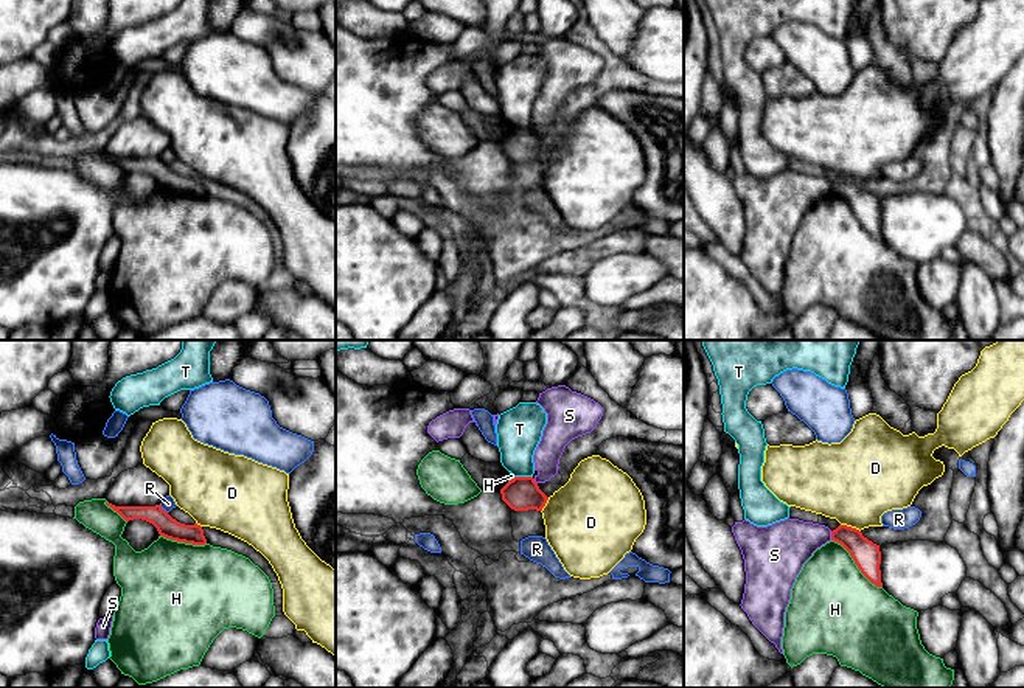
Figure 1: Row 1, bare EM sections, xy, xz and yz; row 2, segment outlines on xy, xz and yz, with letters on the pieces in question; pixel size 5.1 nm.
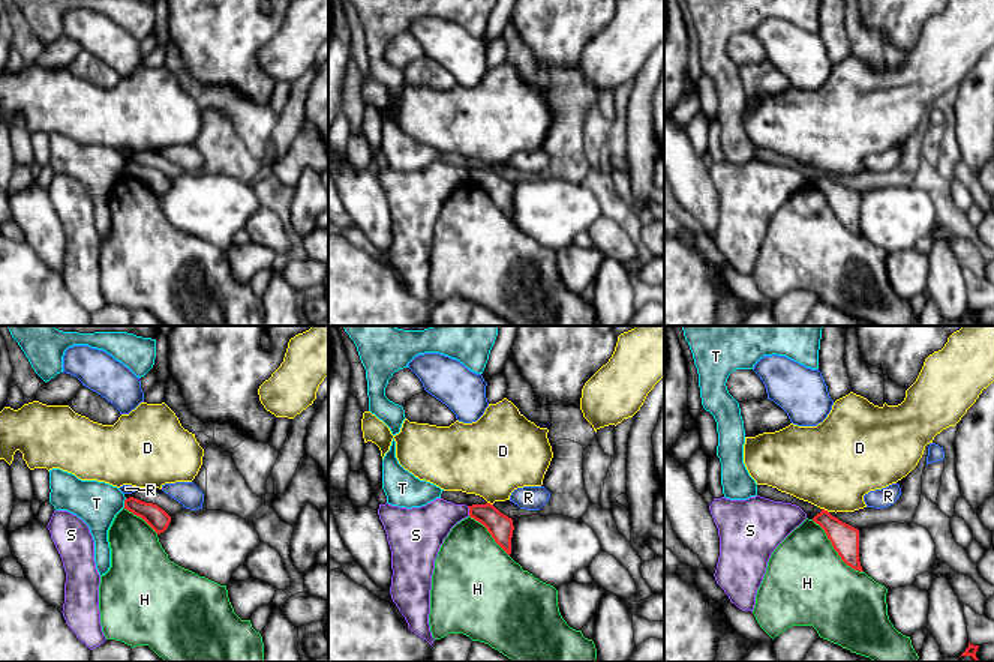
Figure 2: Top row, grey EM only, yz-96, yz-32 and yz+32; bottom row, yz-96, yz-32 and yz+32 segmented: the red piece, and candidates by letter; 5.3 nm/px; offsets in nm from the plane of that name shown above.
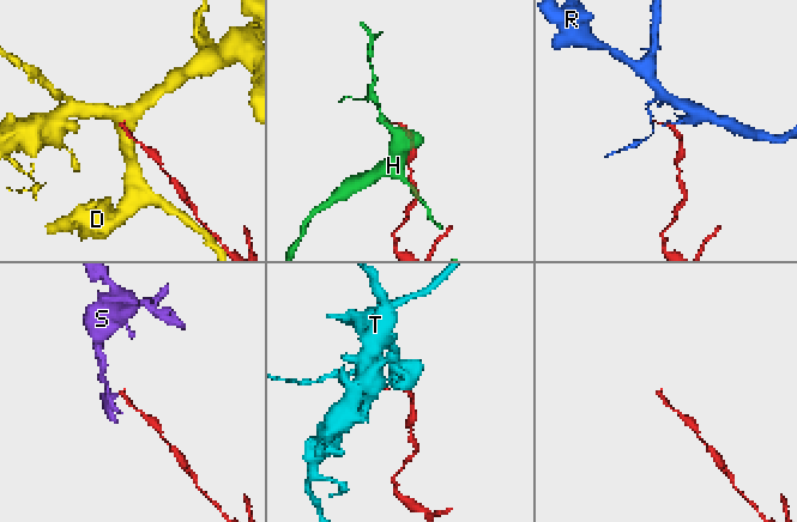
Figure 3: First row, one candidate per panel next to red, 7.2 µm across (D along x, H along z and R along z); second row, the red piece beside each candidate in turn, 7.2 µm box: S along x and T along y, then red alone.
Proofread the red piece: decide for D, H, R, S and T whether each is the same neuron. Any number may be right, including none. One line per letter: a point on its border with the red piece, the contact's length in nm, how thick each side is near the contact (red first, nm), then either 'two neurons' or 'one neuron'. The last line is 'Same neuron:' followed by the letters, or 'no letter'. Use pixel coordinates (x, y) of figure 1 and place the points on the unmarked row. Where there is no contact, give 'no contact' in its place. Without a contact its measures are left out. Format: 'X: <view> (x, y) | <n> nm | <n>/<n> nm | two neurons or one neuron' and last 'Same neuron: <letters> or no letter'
D: yz (850, 179) | 110 nm | 140/440 nm | two neurons
H: yz (855, 215) | 360 nm | 140/440 nm | two neurons
R: xy (163, 162) | 60 nm | 110/70 nm | two neurons
S: yz (832, 188) | 50 nm | 140/260 nm | two neurons
T: xz (524, 129) | 100 nm | 180/240 nm | two neurons
Same neuron: no letter

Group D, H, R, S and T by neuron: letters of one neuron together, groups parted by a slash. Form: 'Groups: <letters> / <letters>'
Groups: D / H / R / S / T

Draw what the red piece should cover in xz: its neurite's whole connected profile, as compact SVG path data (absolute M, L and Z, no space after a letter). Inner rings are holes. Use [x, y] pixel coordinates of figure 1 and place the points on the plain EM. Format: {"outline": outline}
{"outline": "M514 129L502 141L502 152L514 163L542 163L549 149L533 129Z"}

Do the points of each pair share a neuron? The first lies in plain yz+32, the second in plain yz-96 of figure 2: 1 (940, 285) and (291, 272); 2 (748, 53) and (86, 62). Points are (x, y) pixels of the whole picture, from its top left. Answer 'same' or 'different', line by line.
1: different
2: different

